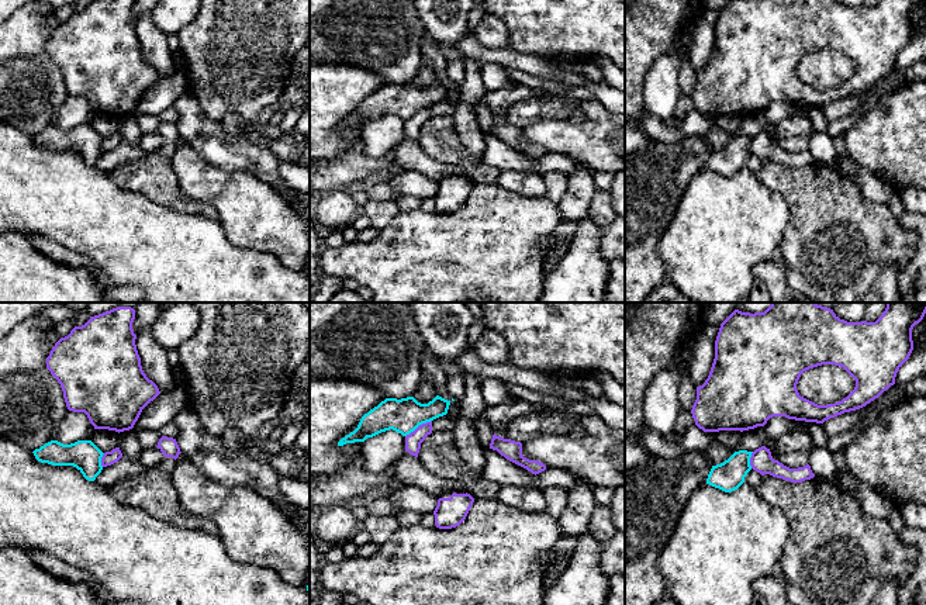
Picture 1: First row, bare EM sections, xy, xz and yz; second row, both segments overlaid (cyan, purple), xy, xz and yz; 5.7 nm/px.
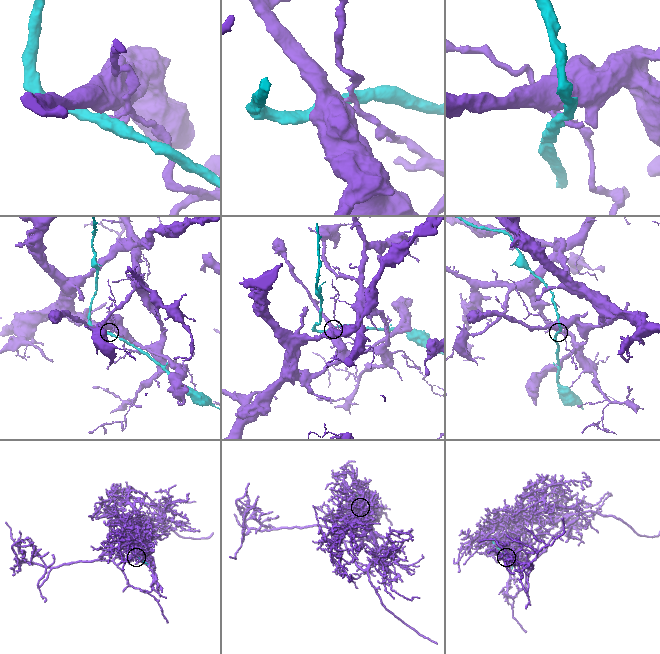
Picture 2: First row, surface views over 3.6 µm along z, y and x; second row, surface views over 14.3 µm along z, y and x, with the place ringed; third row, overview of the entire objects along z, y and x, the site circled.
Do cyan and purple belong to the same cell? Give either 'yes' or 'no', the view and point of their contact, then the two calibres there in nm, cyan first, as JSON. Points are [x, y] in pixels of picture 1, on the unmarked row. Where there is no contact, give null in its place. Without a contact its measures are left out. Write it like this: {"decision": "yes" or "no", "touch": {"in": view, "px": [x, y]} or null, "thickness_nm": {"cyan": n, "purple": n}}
{"decision": "no", "touch": {"in": "xz", "px": [418, 110]}, "thickness_nm": {"cyan": 200, "purple": 100}}

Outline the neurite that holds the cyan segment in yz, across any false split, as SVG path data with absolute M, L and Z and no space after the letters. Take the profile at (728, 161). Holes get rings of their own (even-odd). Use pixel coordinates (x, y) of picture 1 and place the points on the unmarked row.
M739 135L723 148L712 151L706 169L725 177L737 174L744 167L747 158L751 155L751 138L753 136Z

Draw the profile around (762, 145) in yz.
M761 131L751 138L750 151L761 160L770 159L791 167L802 167L815 162L809 149L798 153L789 153L778 145L774 145L770 134L766 131Z

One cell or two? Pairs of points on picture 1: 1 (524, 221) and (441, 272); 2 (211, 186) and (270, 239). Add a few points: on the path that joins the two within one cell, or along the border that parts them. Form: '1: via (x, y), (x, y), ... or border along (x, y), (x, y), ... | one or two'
1: via (503, 239), (470, 272), (462, 272) | one
2: via (225, 194), (256, 225) | one

